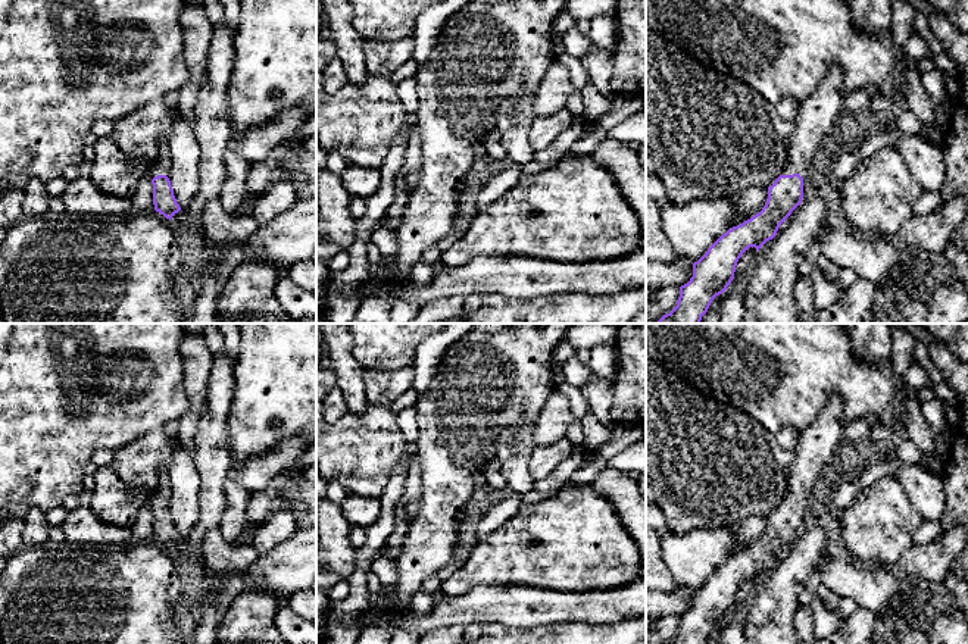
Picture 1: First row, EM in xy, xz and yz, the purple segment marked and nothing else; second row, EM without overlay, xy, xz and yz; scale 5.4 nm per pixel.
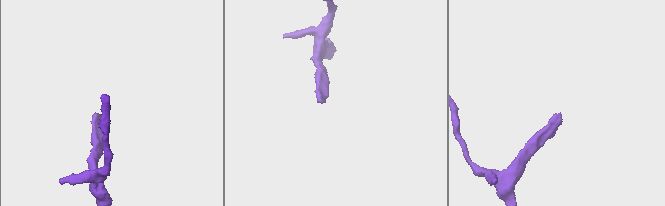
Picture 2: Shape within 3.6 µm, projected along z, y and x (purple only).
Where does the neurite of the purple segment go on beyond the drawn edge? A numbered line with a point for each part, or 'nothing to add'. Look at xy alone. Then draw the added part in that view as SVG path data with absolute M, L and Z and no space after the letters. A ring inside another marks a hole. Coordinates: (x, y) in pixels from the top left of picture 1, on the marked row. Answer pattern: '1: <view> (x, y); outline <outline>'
1: xy (162, 165); outline M162 138L159 141L159 151L156 154L156 160L152 169L152 179L157 175L171 175L171 153L169 153L169 140Z

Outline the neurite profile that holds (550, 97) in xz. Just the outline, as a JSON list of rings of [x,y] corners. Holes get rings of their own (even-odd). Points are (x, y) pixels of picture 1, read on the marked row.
[[[556,60],[535,91],[534,116],[552,116],[565,109],[569,94],[574,91],[568,68]]]

